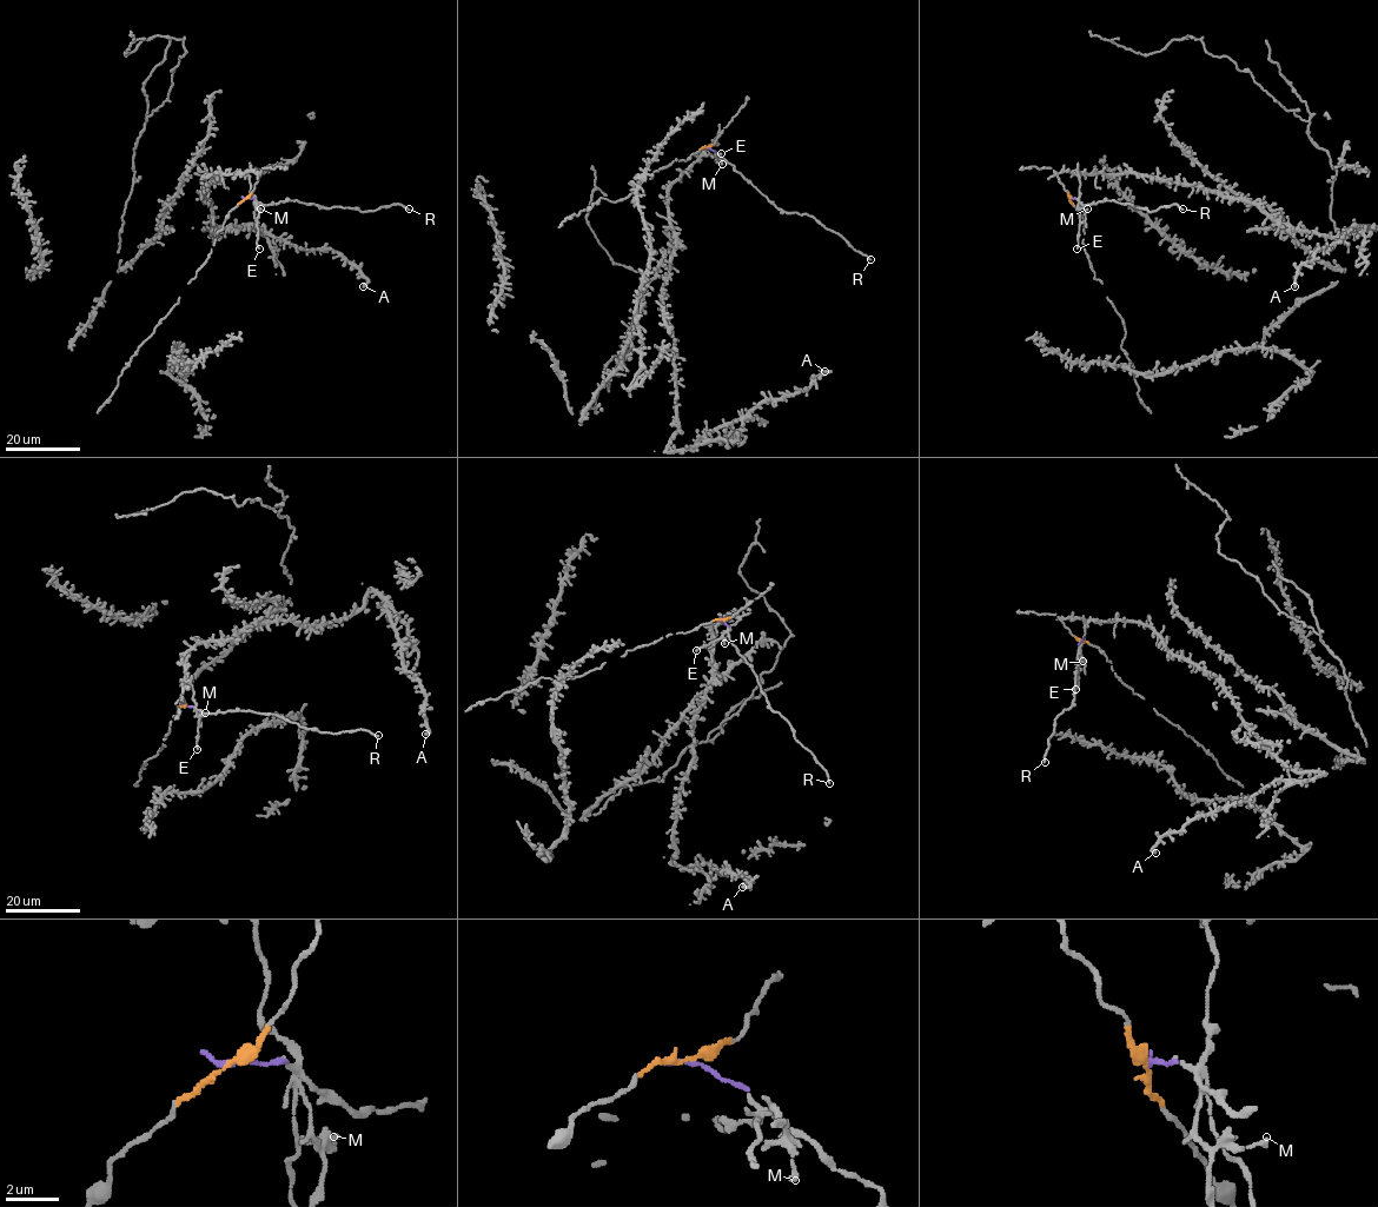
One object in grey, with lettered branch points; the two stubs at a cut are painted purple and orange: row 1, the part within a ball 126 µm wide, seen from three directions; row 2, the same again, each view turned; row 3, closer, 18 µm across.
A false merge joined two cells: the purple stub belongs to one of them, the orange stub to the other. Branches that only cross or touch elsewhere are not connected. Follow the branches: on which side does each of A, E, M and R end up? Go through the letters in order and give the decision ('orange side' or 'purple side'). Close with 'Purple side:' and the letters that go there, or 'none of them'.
A: orange side
E: purple side
M: purple side
R: purple side
Purple side: E, M, R

